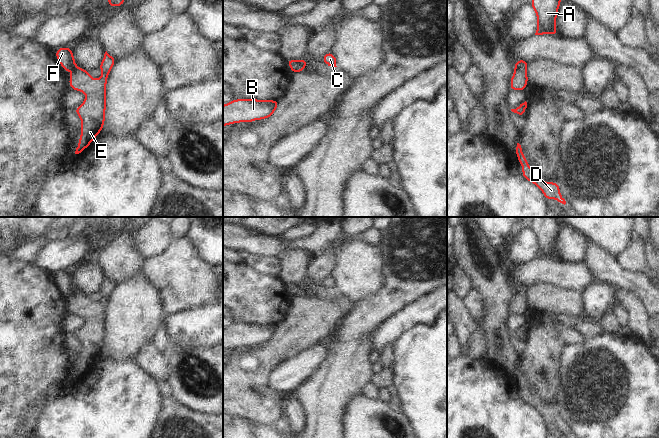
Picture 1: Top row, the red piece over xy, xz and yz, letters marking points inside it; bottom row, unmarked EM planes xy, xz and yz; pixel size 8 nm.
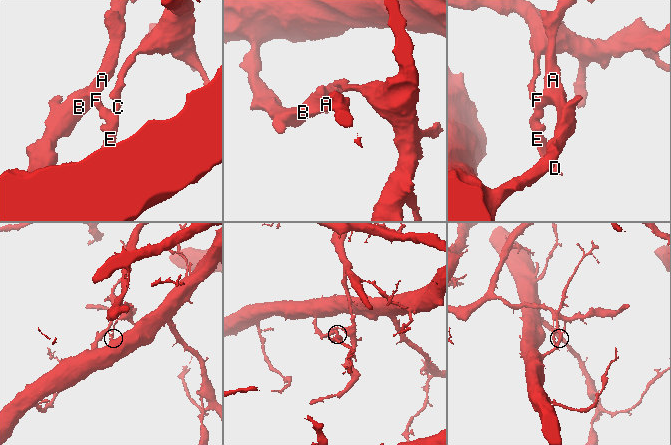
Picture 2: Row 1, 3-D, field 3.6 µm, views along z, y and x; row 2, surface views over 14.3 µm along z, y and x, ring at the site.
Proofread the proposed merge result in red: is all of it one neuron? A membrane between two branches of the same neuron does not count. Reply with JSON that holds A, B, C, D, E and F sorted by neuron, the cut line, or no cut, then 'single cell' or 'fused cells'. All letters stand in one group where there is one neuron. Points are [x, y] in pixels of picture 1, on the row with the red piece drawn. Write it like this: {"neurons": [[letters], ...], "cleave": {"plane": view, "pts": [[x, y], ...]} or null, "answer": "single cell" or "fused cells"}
{"neurons": [["A", "B", "F"], ["C", "D", "E"]], "cleave": {"plane": "yz", "pts": [[515, 67], [525, 70]]}, "answer": "fused cells"}

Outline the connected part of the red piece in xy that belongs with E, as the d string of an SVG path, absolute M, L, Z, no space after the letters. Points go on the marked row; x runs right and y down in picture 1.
M106 51L98 67L102 72L100 78L92 78L89 71L81 67L76 67L69 77L70 88L86 95L84 102L74 110L81 119L81 134L75 154L84 151L103 130L107 104L107 78L115 62L116 59Z

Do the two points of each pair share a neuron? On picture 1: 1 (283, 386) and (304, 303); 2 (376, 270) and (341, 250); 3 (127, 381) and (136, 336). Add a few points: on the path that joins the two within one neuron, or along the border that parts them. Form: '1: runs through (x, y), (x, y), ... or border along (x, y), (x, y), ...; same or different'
1: border along (283, 361), (270, 376), (270, 381); different
2: runs through (367, 270), (350, 253); same
3: border along (109, 351), (119, 360), (135, 361); different

